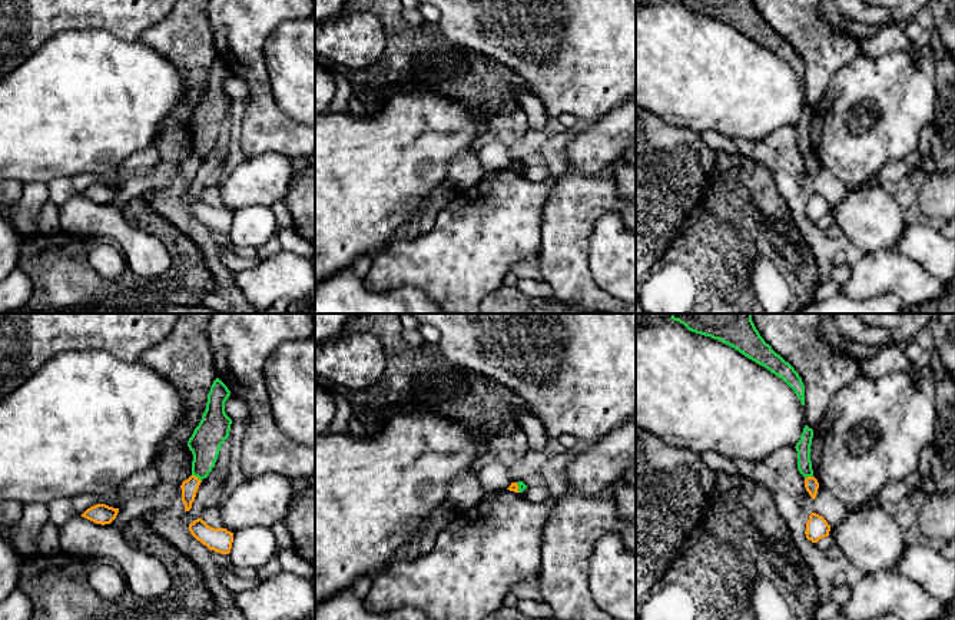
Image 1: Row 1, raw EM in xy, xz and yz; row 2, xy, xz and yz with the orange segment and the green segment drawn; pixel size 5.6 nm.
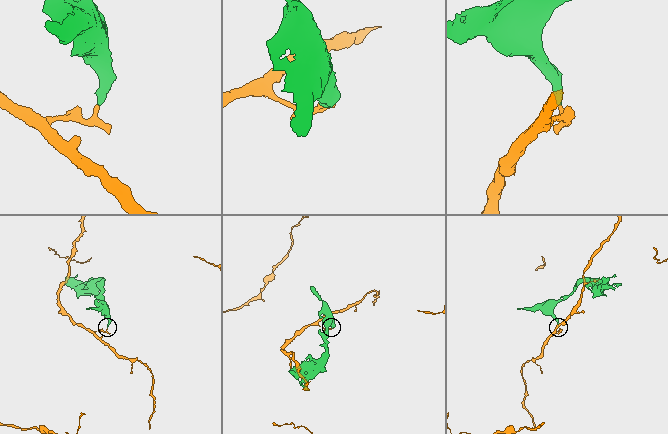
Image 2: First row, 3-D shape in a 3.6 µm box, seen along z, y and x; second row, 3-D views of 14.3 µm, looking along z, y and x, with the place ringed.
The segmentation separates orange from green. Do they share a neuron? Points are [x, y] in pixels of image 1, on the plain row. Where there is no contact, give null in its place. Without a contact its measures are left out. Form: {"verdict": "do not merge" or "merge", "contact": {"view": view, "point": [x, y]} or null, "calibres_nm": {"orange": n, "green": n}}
{"verdict": "do not merge", "contact": {"view": "xy", "point": [196, 156]}, "calibres_nm": {"orange": 100, "green": 180}}

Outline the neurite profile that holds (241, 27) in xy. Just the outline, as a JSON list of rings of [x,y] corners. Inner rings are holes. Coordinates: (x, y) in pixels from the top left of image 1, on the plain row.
[[[208,0],[206,14],[216,54],[232,74],[242,77],[249,86],[241,135],[241,149],[246,158],[272,152],[294,159],[315,153],[315,127],[299,123],[281,110],[265,64],[265,43],[273,29],[288,20],[309,17],[314,7],[315,0]]]

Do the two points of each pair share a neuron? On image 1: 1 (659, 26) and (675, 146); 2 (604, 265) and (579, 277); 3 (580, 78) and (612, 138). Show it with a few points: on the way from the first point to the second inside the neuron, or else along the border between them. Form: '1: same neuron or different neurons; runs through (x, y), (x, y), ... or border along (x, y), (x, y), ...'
1: different neurons; border along (650, 110), (669, 123), (686, 126), (697, 132)
2: different neurons; border along (592, 236), (587, 267), (594, 282), (613, 297)
3: different neurons; border along (620, 102), (593, 122)

